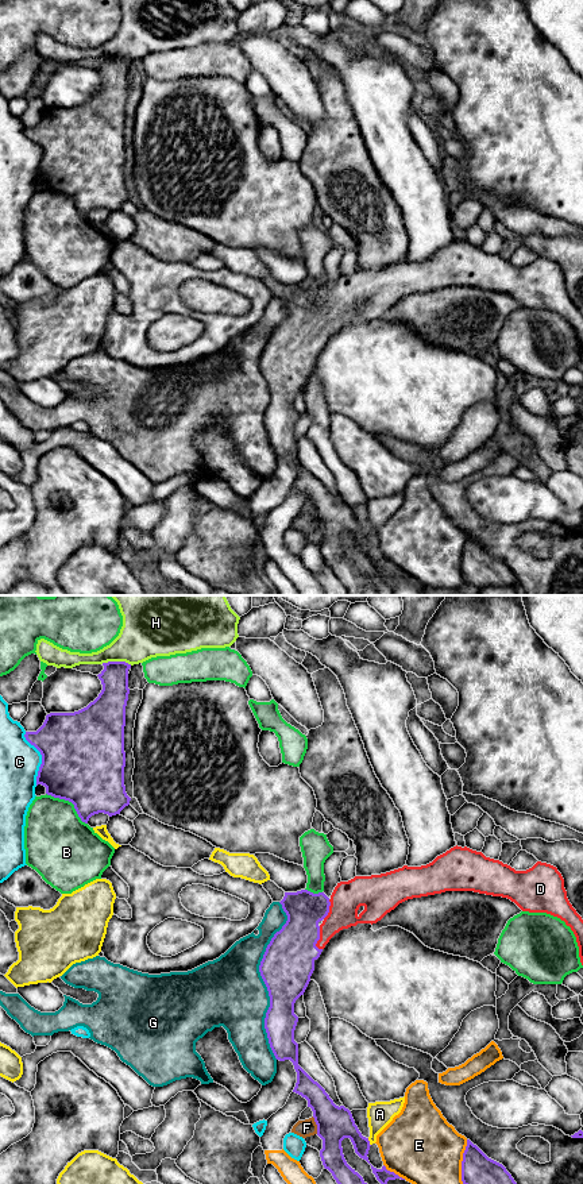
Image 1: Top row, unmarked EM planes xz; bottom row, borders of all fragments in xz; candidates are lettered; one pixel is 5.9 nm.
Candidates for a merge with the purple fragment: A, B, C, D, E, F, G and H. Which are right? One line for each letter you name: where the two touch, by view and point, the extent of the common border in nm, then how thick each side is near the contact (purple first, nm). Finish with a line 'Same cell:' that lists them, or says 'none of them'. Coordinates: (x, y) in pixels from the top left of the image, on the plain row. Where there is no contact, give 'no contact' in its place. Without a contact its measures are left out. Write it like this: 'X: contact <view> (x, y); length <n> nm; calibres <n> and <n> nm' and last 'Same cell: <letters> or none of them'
D: contact xz (319, 334); length 140 nm; calibres 300 and 180 nm
Same cell: D

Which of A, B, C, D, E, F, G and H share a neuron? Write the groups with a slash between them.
A / B / C / D / E / F / G / H

